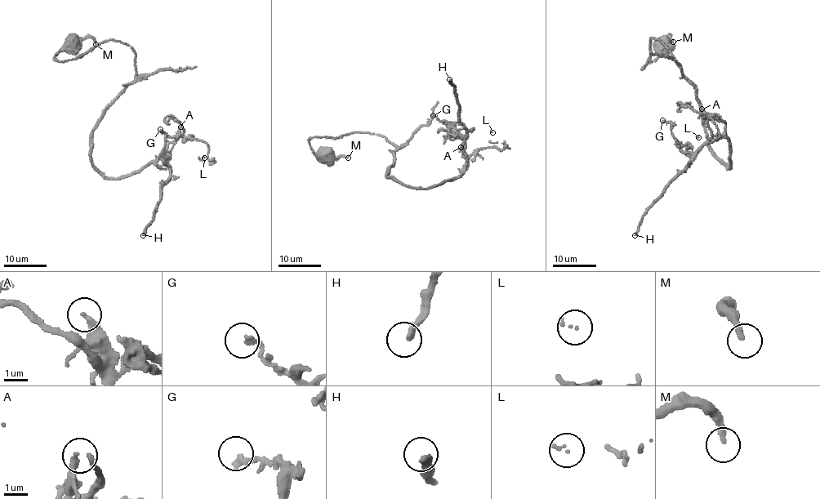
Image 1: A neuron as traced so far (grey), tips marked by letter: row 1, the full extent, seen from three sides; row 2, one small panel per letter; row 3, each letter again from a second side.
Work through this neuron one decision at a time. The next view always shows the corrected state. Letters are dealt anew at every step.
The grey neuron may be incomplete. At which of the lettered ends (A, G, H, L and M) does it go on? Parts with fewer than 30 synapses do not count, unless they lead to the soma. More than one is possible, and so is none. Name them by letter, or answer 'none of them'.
H

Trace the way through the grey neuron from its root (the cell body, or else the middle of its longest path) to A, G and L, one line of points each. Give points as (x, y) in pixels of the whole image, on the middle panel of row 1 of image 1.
A: (325, 154), (314, 155), (309, 140), (382, 135), (398, 149), (386, 176), (427, 189), (456, 179), (461, 147)
G: (325, 154), (309, 140), (380, 135), (398, 149), (386, 176), (440, 185), (463, 170), (464, 140), (433, 115)
L: (325, 154), (309, 140), (382, 135), (398, 149), (386, 176), (427, 189), (505, 148), (492, 132)

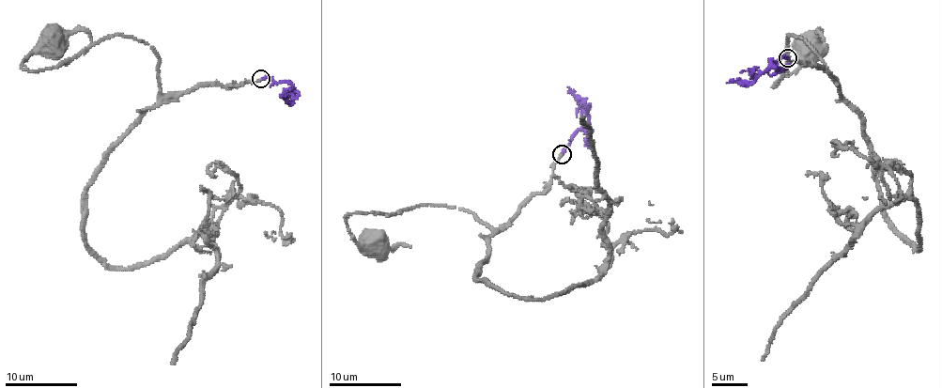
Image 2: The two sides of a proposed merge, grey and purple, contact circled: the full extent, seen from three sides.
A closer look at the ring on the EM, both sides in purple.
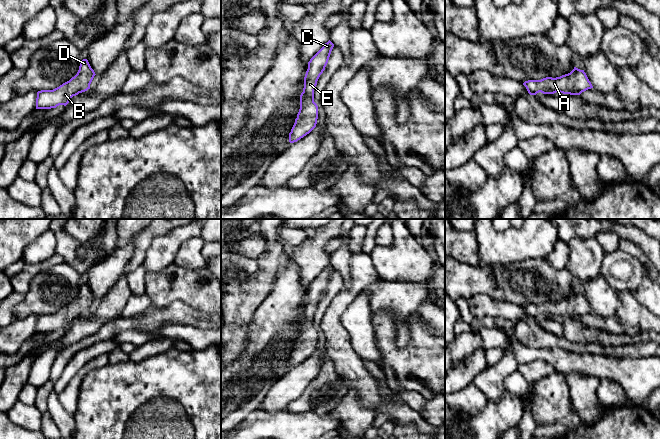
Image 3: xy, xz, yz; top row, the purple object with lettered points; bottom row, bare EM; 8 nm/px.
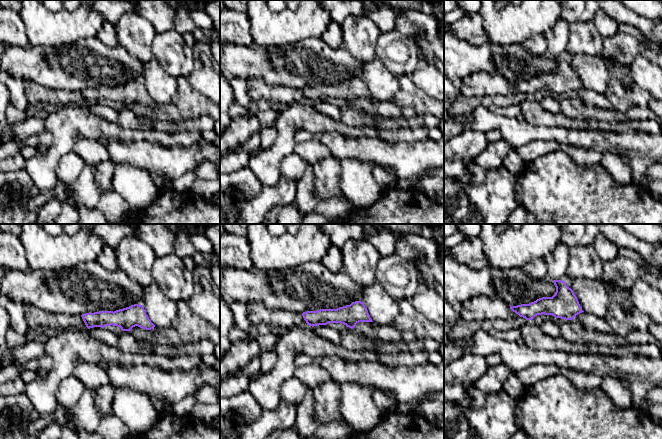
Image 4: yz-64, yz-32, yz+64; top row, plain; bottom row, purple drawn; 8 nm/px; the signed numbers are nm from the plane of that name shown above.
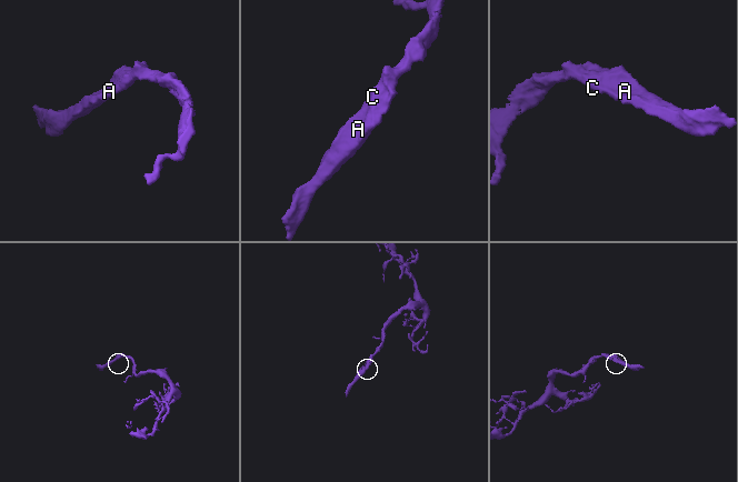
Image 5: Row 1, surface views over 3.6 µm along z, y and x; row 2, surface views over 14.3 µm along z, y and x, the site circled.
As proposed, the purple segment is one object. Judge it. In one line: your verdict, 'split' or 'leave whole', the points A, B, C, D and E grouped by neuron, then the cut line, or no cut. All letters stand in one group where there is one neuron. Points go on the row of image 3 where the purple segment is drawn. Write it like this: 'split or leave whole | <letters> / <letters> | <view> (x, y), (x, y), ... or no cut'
leave whole | A B C D E | no cut

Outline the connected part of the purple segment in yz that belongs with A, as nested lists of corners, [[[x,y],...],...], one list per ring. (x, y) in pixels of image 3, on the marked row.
[[[576,67],[570,73],[560,77],[528,80],[523,85],[530,95],[536,95],[539,92],[543,94],[560,92],[563,94],[580,95],[582,92],[593,88],[584,70]]]

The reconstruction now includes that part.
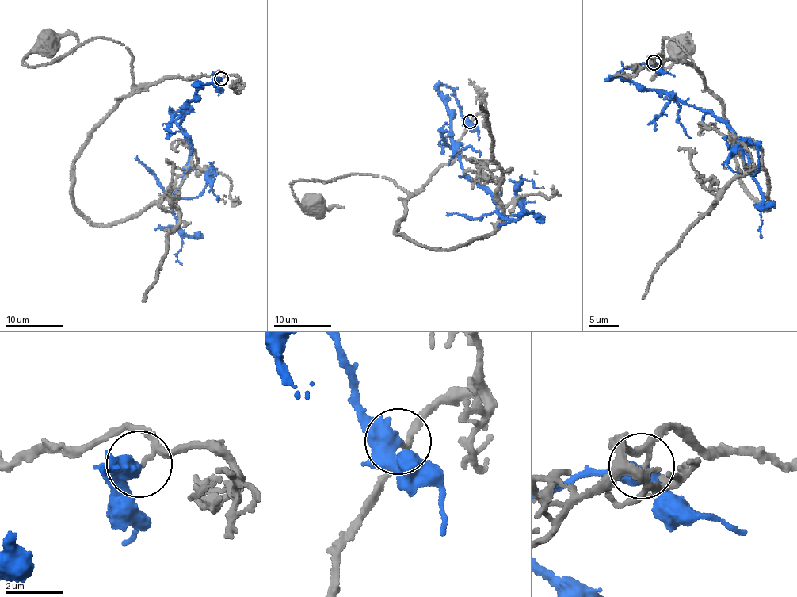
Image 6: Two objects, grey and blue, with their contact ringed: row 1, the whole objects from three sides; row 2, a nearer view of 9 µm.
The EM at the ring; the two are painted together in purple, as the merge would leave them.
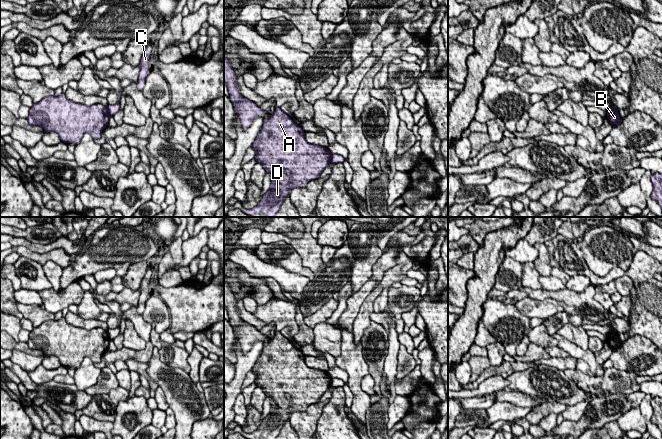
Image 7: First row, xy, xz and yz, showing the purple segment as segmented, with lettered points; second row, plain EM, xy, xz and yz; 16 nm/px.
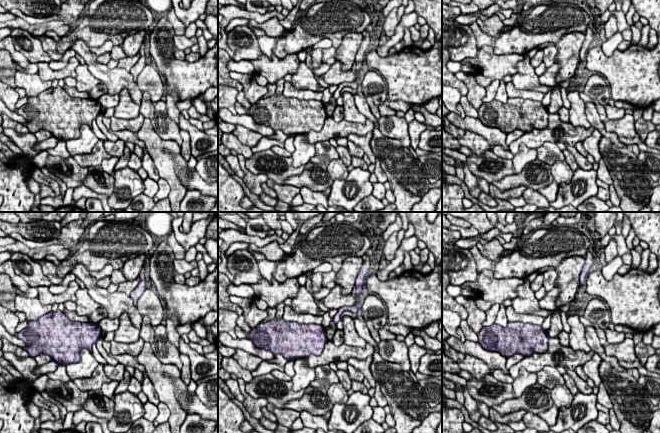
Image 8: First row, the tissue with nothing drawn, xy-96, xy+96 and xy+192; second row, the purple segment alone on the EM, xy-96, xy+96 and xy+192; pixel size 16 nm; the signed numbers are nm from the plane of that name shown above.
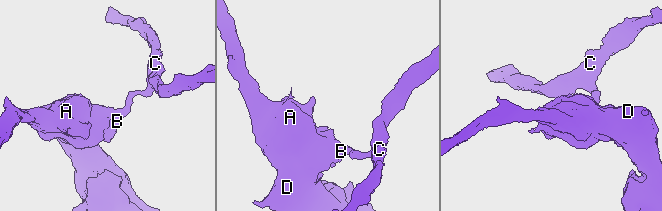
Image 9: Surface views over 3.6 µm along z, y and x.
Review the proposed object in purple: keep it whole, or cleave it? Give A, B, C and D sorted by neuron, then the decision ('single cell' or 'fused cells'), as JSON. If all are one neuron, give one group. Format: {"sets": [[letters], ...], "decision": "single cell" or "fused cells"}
{"sets": [["A", "B", "D"], ["C"]], "decision": "fused cells"}

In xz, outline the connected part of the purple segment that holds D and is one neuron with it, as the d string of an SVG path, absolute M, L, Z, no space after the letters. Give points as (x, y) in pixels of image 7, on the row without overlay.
M276 332L273 339L269 338L264 343L252 371L256 374L254 383L262 388L266 396L271 397L271 410L253 433L244 432L243 436L248 439L276 439L284 423L290 421L290 414L305 411L309 405L317 403L331 386L332 380L326 371L308 367L305 364L305 355L281 332Z

